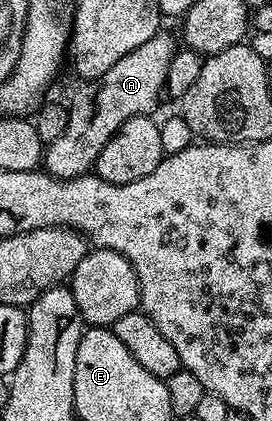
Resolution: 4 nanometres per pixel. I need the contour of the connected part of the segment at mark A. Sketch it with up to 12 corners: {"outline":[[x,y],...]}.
{"outline":[[159,31],[68,102],[43,169],[84,177],[165,93],[176,36]]}

